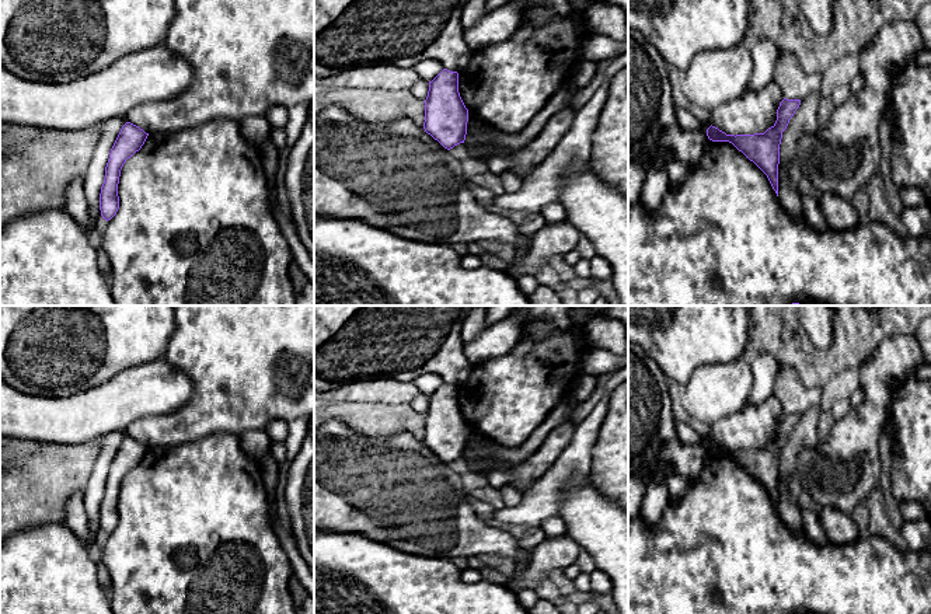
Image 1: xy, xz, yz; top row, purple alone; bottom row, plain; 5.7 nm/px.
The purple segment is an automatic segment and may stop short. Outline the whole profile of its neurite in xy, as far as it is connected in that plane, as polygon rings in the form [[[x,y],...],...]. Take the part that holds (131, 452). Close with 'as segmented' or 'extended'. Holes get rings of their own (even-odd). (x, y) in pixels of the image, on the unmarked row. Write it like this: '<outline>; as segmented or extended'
[[[126,436],[111,463],[100,507],[100,524],[102,533],[107,535],[111,534],[119,523],[118,498],[121,484],[126,474],[142,463],[147,450],[149,447],[143,443]]]; as segmented

